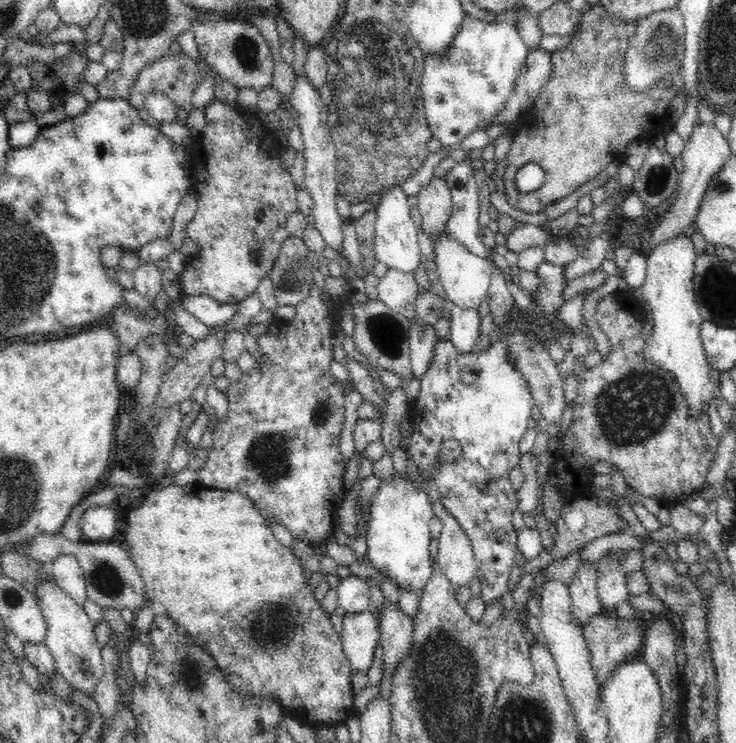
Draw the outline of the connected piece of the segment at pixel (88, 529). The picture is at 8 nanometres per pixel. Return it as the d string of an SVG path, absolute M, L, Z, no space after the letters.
M117 501L105 506L88 507L81 516L81 540L103 543L112 540L116 534L118 520Z

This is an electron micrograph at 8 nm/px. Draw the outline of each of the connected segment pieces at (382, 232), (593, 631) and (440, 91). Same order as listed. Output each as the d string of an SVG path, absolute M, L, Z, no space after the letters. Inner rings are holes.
M386 186L381 200L377 204L377 220L375 224L375 241L373 252L375 260L384 262L387 268L412 274L420 266L421 252L418 246L418 228L410 217L412 206L407 203L407 196L399 186Z
M602 608L598 614L594 614L583 627L583 635L590 653L592 672L596 675L597 682L604 684L610 678L611 672L624 661L637 656L643 646L644 633L636 619L626 620L617 618L615 608Z
M467 14L443 56L426 55L423 111L433 138L444 148L456 148L478 129L478 124L496 121L516 88L516 78L528 54L530 49L513 21L490 23Z

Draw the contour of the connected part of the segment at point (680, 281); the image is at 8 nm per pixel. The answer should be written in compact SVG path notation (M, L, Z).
M689 233L660 242L658 246L652 246L647 254L647 271L642 286L633 289L640 302L648 302L649 316L654 321L654 330L642 348L644 359L674 375L680 393L686 399L690 419L700 418L700 414L704 414L702 410L715 400L716 390L710 378L712 367L700 337L704 321L693 287L695 262L696 249Z

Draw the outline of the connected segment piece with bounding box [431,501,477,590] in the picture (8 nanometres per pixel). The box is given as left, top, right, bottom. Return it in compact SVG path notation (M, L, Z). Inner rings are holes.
M431 501L432 513L442 524L437 563L452 586L470 586L477 577L477 566L470 539L441 502Z

